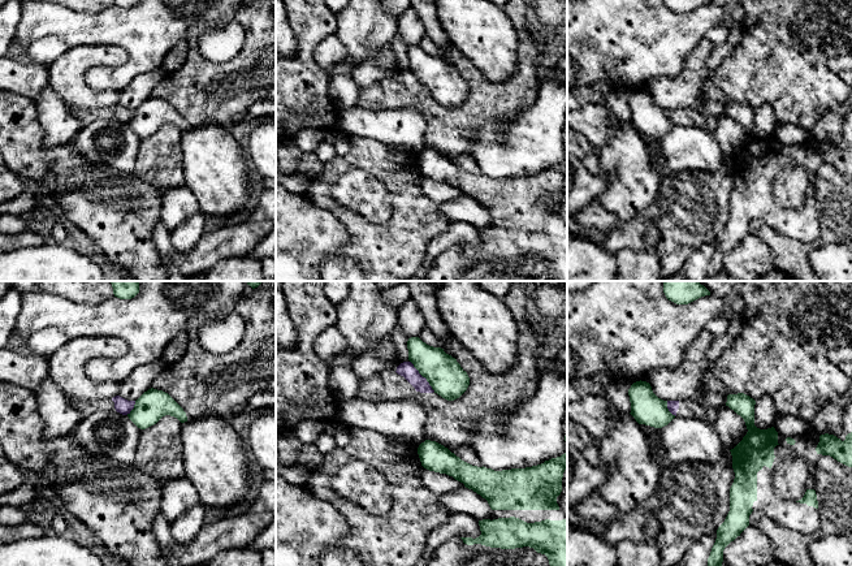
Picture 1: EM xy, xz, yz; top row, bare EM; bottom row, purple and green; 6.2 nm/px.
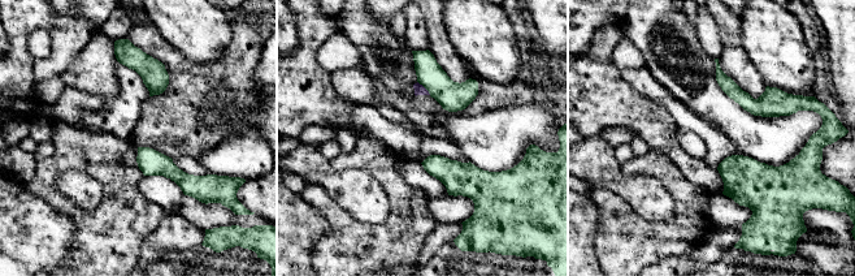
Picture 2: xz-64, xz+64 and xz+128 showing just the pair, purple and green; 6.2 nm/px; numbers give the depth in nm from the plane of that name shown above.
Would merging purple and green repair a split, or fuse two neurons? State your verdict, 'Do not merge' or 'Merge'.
Do not merge

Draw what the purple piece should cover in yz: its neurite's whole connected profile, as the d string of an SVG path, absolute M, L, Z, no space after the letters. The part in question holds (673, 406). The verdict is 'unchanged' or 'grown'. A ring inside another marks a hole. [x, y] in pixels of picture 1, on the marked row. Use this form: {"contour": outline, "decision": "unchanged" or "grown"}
{"contour": "M708 370L704 375L704 397L701 399L667 401L669 411L675 416L705 418L713 423L727 402L727 390Z", "decision": "grown"}

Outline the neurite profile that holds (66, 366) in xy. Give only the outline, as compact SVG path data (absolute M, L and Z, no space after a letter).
M118 337L70 338L49 357L48 376L70 405L81 401L111 399L118 396L120 383L94 381L86 375L85 366L91 359L116 359L126 353L127 344Z

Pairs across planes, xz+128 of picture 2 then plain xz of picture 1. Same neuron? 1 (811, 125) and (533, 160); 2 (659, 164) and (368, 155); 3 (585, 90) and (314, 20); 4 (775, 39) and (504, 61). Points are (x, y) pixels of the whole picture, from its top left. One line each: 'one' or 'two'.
1: one
2: one
3: one
4: one

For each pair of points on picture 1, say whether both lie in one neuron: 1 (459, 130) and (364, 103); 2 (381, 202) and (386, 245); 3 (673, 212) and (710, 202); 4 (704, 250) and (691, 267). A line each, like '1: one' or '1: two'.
1: one
2: two
3: one
4: one

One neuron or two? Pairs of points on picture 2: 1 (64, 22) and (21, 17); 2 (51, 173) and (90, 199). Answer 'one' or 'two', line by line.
1: two
2: two

